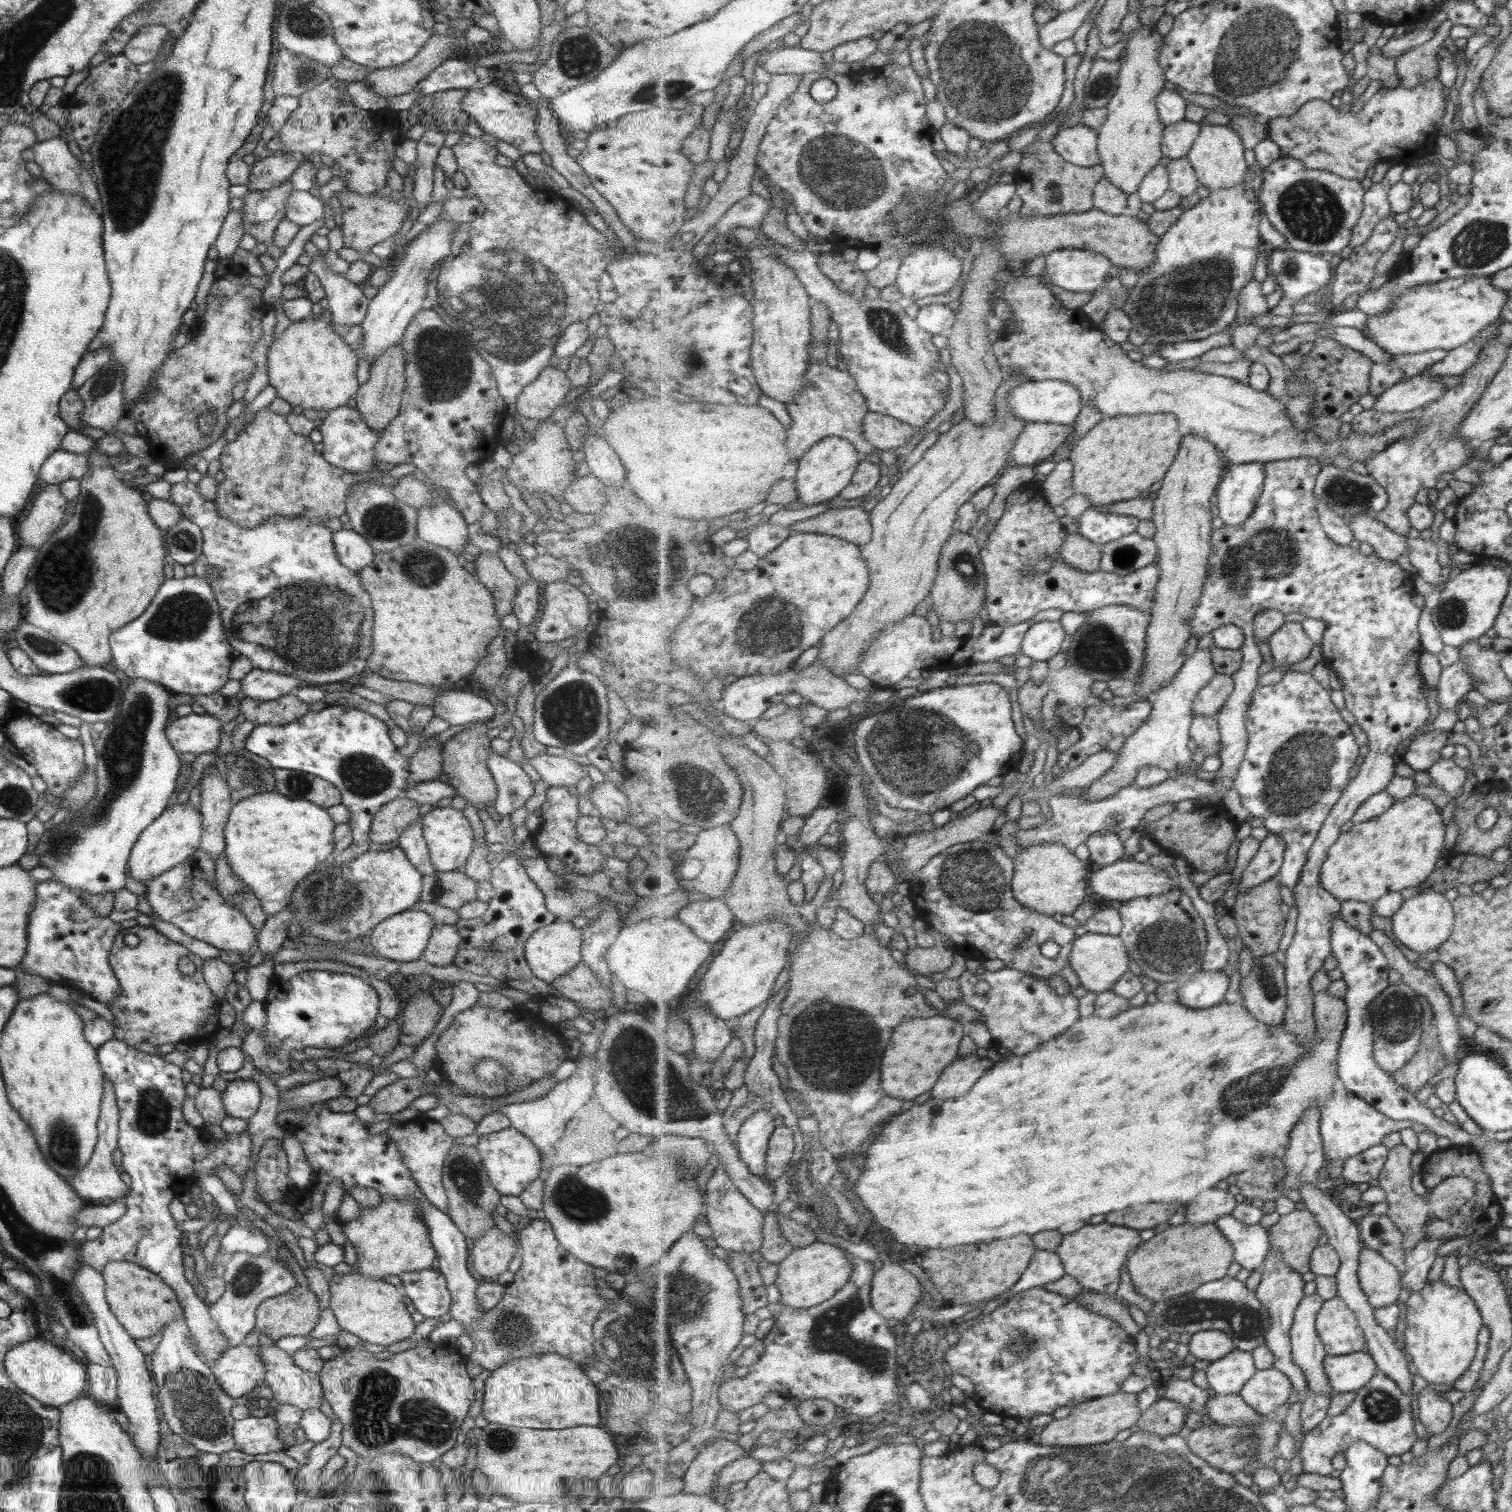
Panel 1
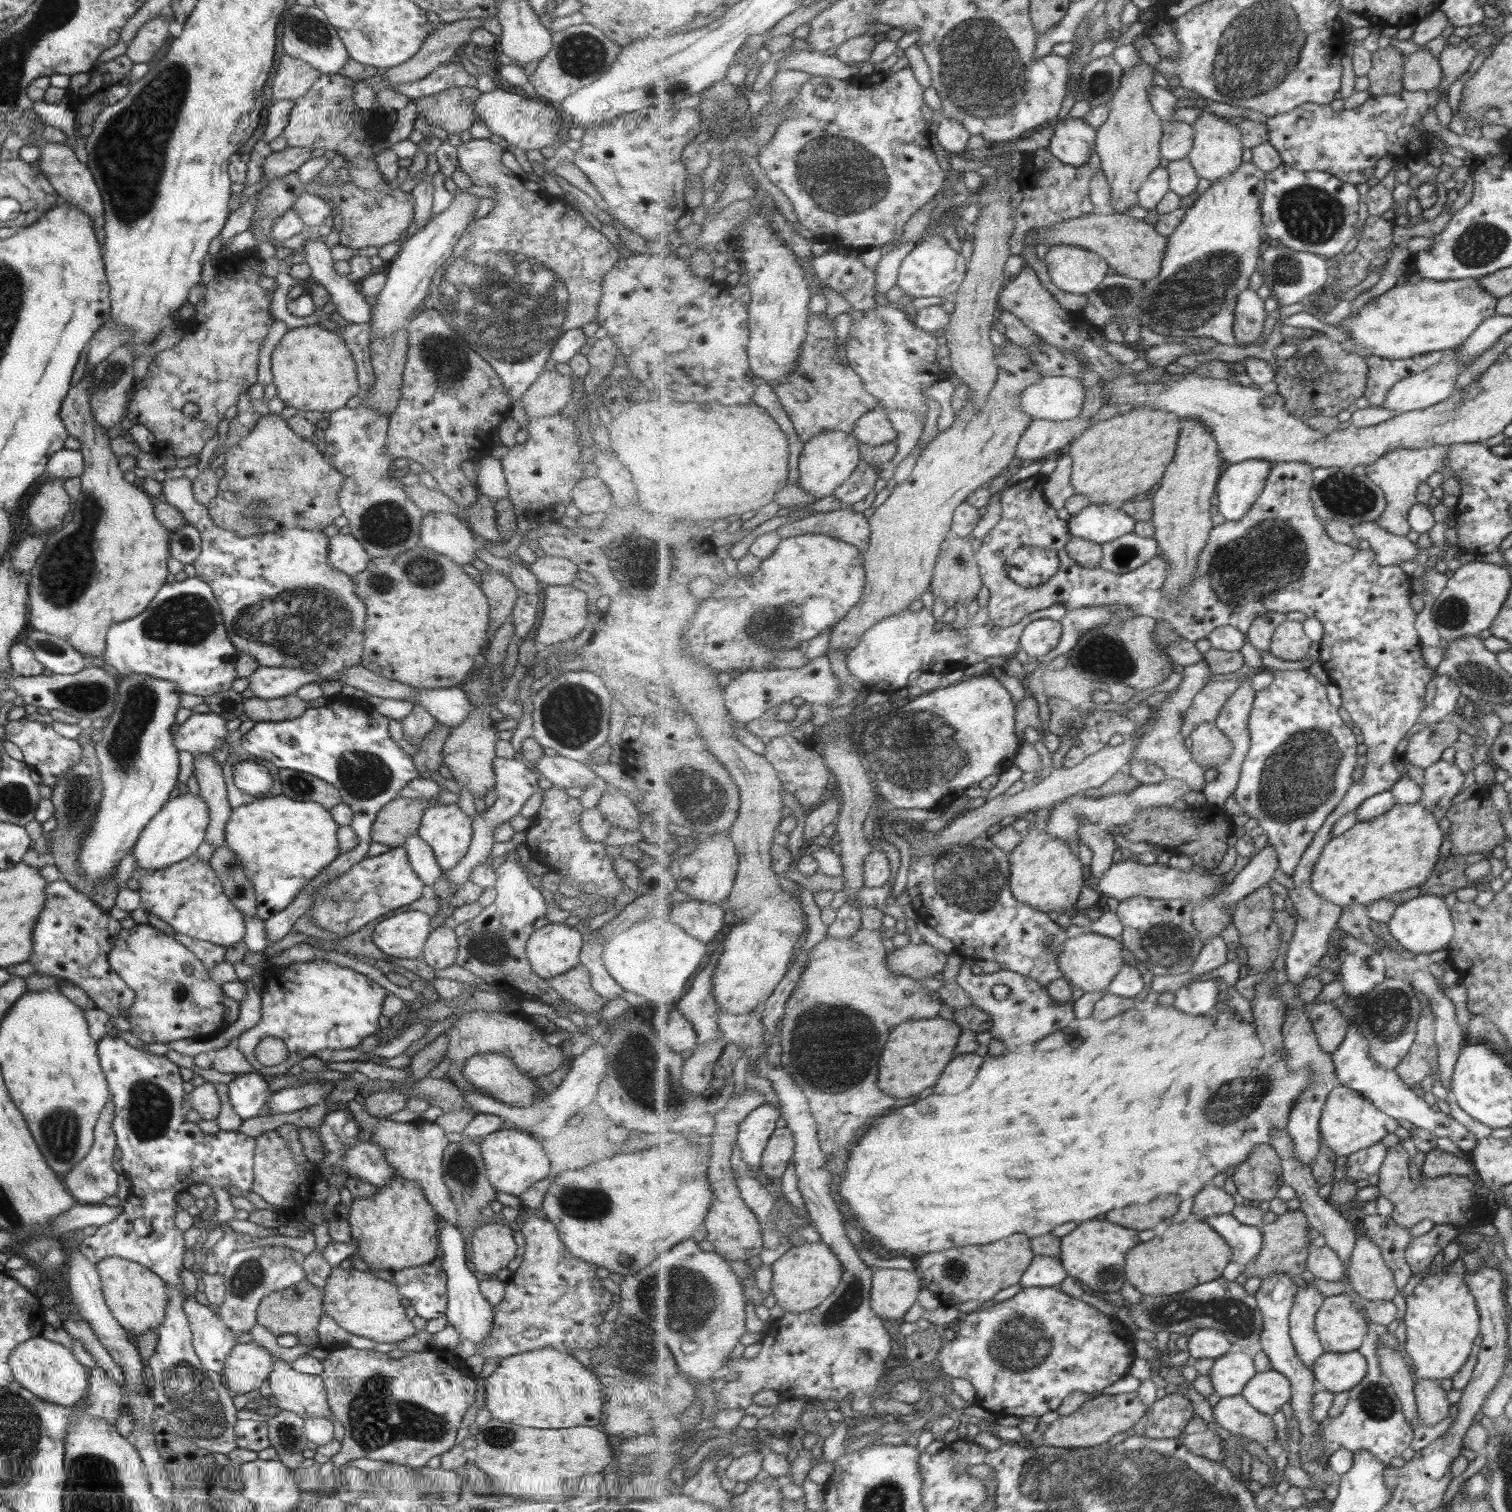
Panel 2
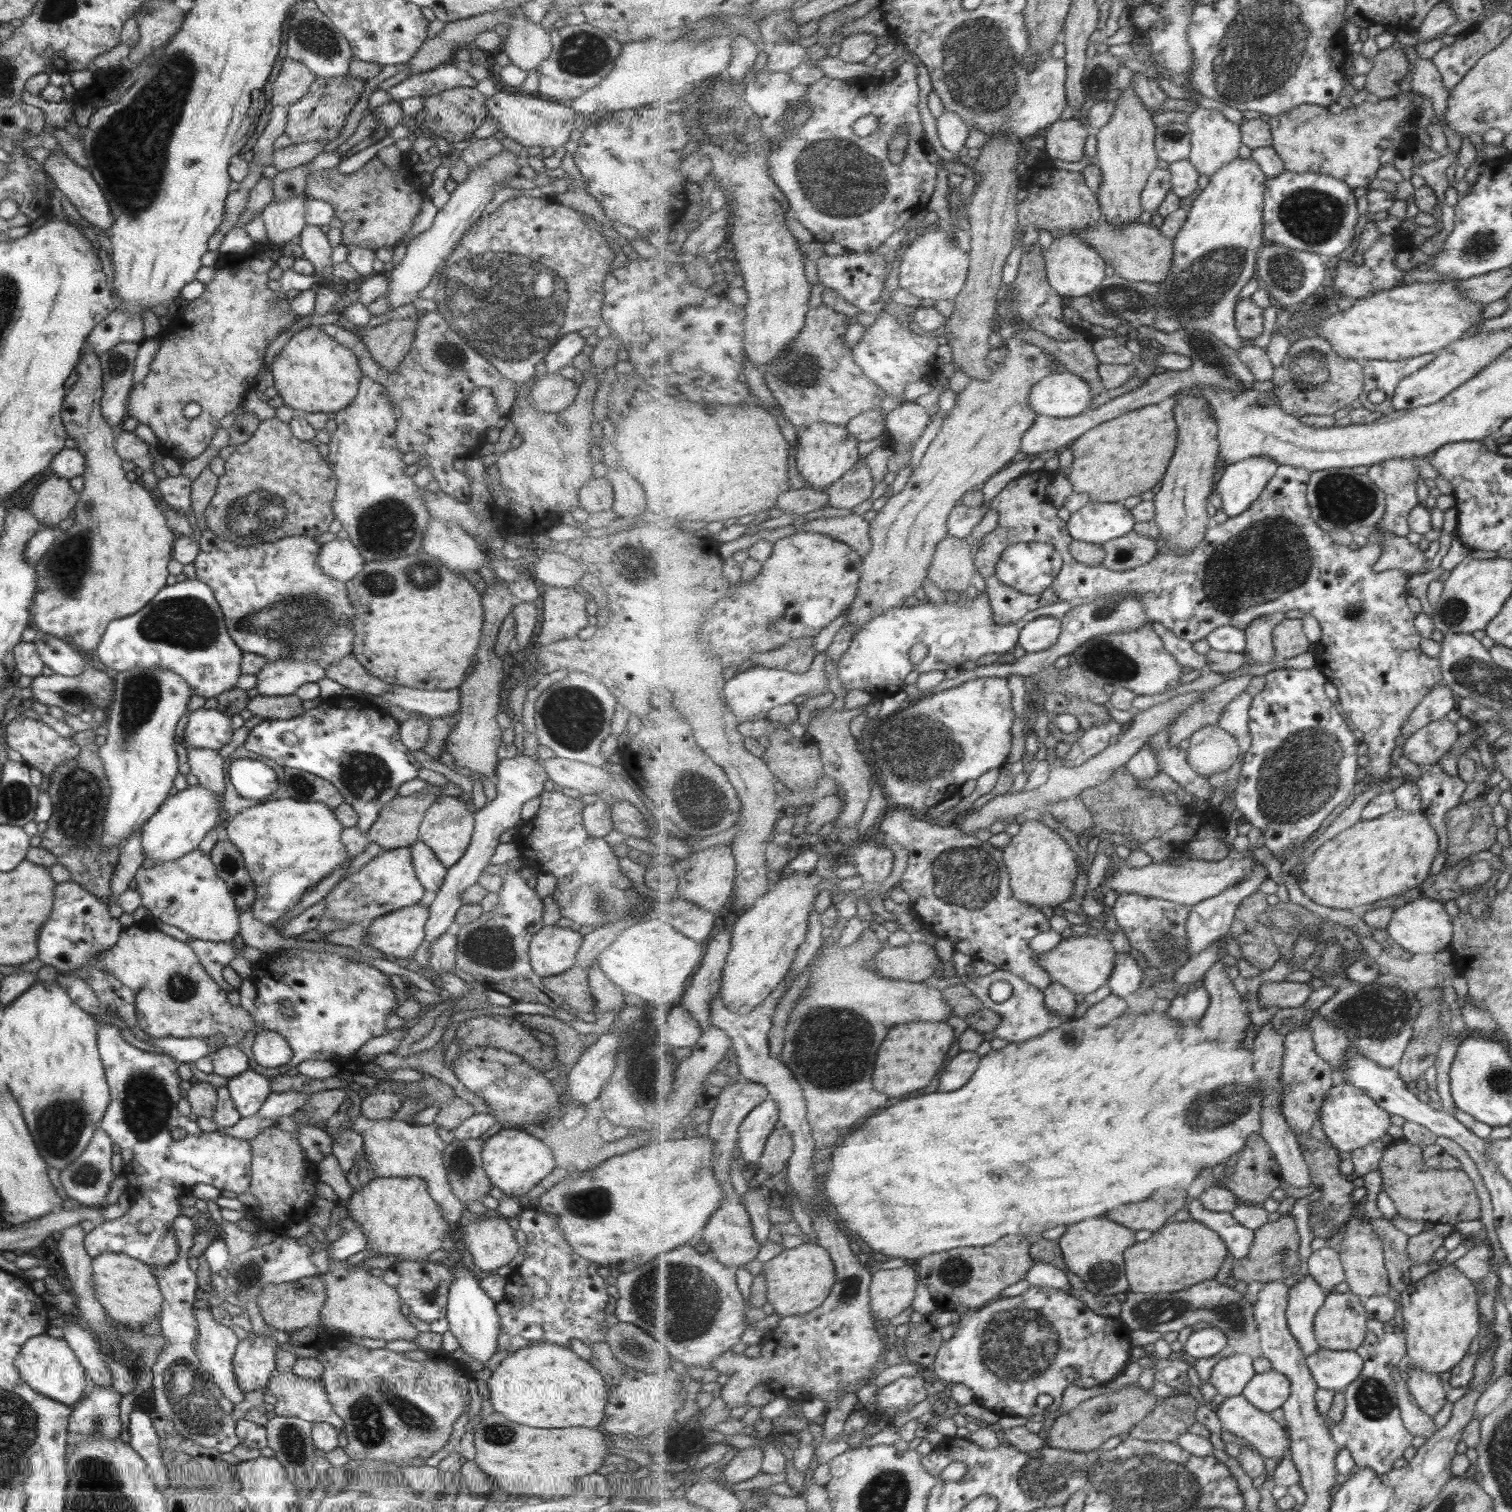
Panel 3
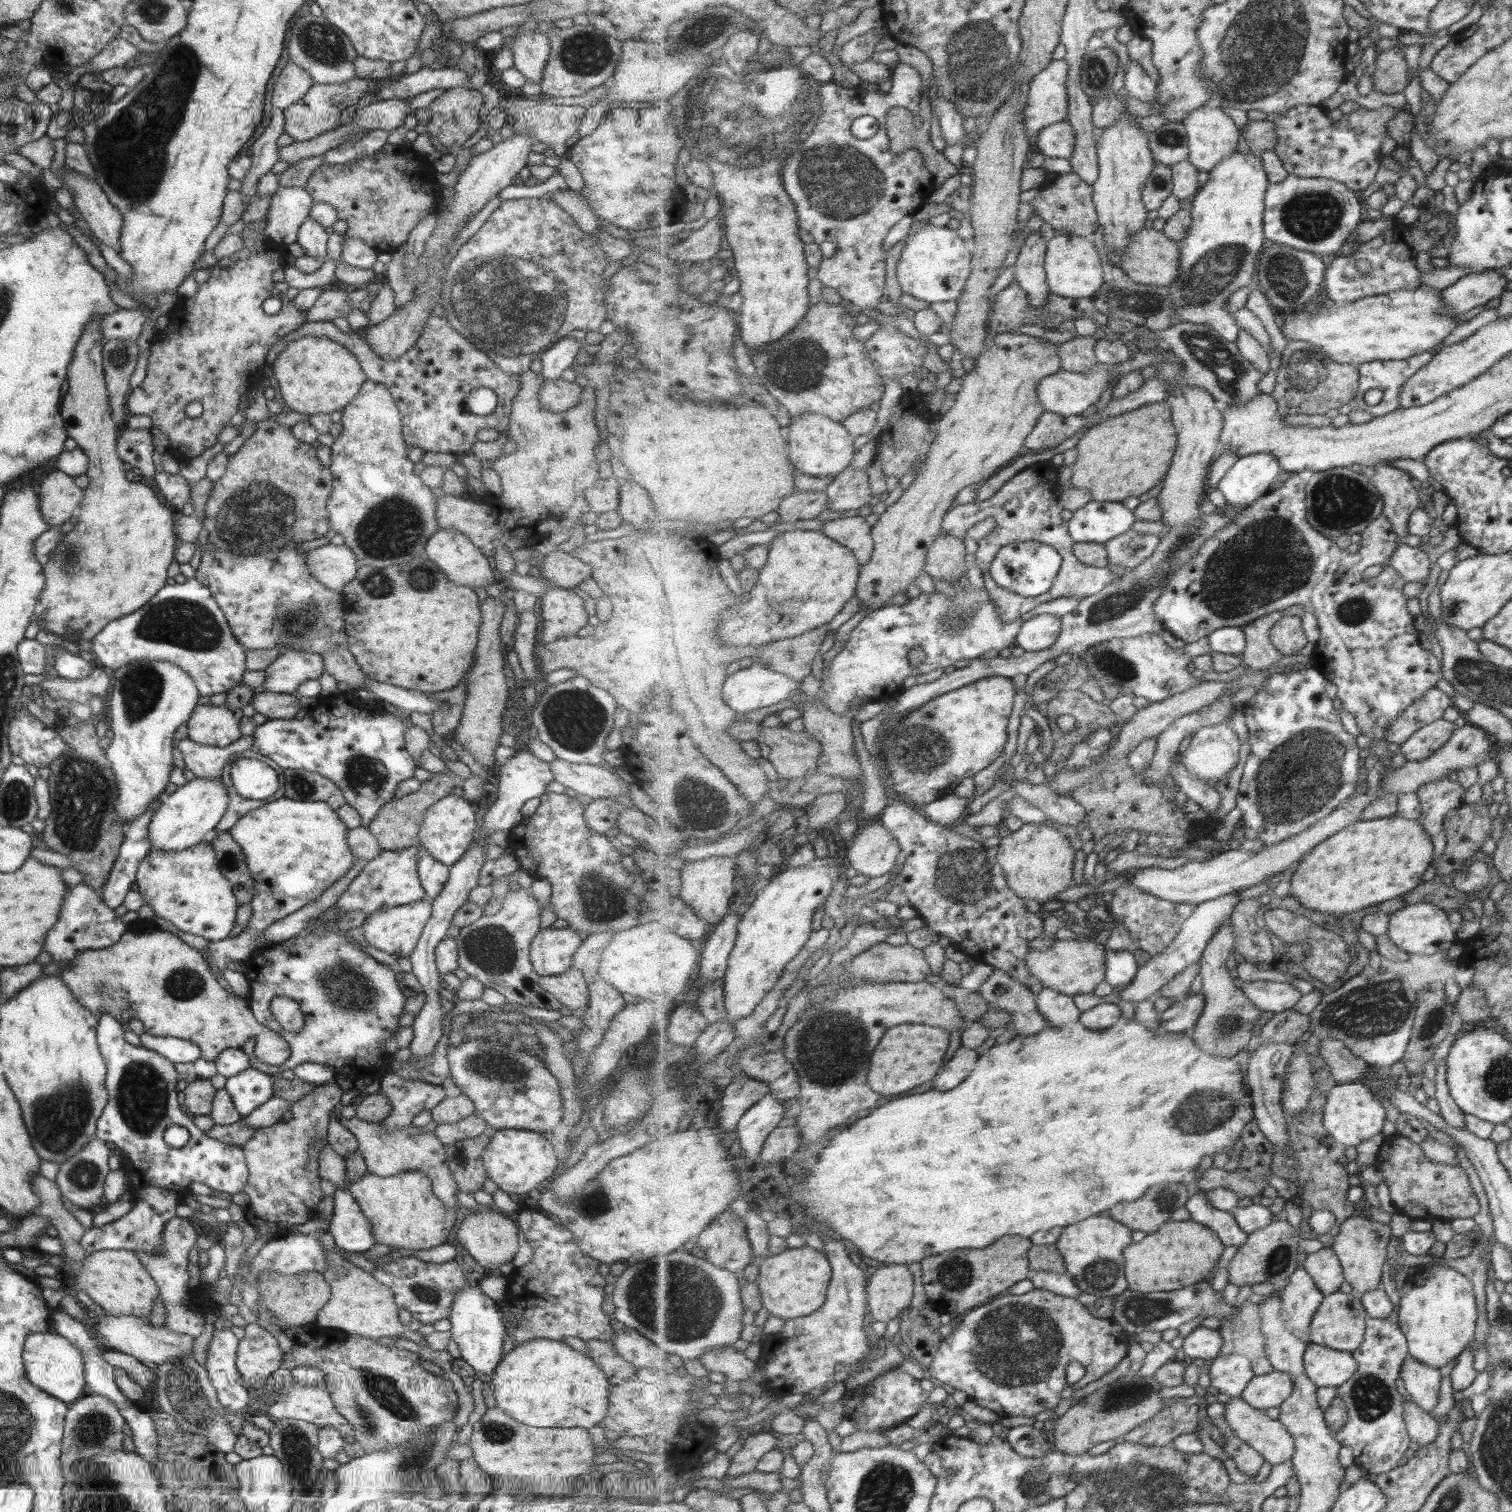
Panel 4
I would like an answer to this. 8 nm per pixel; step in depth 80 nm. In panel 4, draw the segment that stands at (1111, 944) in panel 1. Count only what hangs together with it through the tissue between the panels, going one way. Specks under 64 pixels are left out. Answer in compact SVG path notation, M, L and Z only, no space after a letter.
M1103 937L1088 938L1085 941L1058 940L1048 949L1031 949L1027 953L1027 966L1031 974L1039 977L1045 989L1057 990L1069 996L1093 993L1097 984L1106 980L1107 963Z

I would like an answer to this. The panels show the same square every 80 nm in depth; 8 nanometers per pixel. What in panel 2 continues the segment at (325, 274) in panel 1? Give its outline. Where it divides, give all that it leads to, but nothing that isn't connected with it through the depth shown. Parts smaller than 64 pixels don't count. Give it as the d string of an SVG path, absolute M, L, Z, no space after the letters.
M324 238L307 239L303 250L303 260L310 268L310 281L319 283L328 293L329 301L335 306L335 311L343 320L351 324L369 323L370 306L364 296L355 289L355 282L348 277L339 276L332 267L330 248L323 243Z

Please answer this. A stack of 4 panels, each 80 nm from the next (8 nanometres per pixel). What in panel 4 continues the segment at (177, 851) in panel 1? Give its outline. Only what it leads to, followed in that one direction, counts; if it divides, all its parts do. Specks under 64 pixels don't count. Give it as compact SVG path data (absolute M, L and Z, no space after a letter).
M193 778L180 788L170 789L162 797L159 808L148 824L148 839L152 847L162 851L178 851L204 840L225 814L228 794L220 780Z

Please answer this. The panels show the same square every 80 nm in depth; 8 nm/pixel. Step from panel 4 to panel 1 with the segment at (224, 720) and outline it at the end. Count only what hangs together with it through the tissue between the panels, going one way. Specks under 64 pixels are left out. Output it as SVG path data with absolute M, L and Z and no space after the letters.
M206 712L200 715L190 713L173 717L165 727L165 734L173 750L198 755L216 752L221 727L219 721Z

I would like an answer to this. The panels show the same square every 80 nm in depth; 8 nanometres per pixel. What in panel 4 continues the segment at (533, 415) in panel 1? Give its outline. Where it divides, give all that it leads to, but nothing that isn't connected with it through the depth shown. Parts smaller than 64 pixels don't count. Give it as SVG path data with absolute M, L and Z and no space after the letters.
M544 380L538 390L538 401L551 412L565 412L579 402L583 388L576 383L557 380Z

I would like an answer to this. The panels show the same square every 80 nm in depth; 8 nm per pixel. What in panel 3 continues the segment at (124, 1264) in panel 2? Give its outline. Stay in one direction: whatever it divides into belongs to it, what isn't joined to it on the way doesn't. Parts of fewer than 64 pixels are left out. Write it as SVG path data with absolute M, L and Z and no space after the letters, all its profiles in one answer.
M101 1253L91 1260L90 1286L95 1300L102 1305L107 1318L114 1323L133 1325L140 1328L145 1322L157 1318L160 1312L162 1296L151 1269L145 1264L129 1258L123 1253Z

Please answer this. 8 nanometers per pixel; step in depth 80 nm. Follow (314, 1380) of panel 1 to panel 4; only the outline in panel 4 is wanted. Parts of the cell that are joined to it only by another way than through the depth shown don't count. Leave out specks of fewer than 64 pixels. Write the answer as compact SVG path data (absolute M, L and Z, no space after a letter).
M293 1381L293 1385L278 1397L275 1404L265 1408L270 1420L291 1418L310 1422L318 1429L331 1427L349 1446L354 1443L353 1427L337 1412L323 1385L301 1387Z

